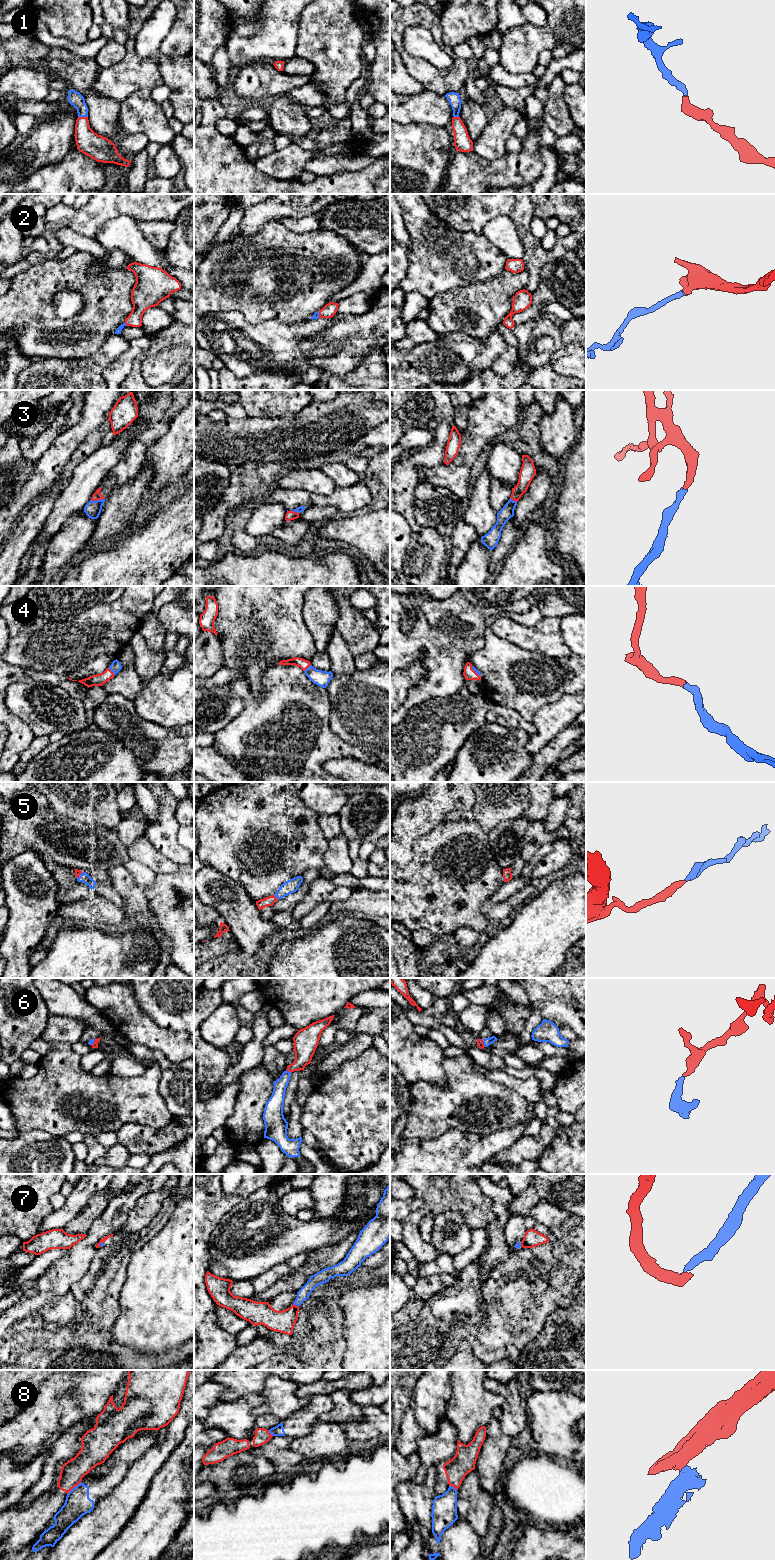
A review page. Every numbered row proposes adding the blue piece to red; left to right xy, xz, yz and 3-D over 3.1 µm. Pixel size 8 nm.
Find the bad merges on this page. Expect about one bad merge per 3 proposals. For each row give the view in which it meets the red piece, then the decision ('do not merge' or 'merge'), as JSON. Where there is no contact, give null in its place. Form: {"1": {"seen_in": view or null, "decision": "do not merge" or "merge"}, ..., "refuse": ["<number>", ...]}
{"1": {"seen_in": "xy", "decision": "merge"}, "2": {"seen_in": "xy", "decision": "merge"}, "3": {"seen_in": "xy", "decision": "merge"}, "4": {"seen_in": "xy", "decision": "merge"}, "5": {"seen_in": "xz", "decision": "merge"}, "6": {"seen_in": "xz", "decision": "merge"}, "7": {"seen_in": "xz", "decision": "merge"}, "8": {"seen_in": "xy", "decision": "do not merge"}, "refuse": ["8"]}

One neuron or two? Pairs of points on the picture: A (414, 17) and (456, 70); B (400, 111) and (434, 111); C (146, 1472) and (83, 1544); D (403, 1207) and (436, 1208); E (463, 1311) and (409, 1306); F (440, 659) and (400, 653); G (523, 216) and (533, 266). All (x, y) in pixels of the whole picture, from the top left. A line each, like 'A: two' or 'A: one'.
A: one
B: one
C: one
D: two
E: two
F: one
G: one

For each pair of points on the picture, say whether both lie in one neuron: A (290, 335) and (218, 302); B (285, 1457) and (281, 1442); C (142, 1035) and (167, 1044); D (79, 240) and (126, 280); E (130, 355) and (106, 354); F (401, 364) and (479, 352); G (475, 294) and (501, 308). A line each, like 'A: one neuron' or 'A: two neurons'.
A: two neurons
B: one neuron
C: one neuron
D: two neurons
E: two neurons
F: one neuron
G: one neuron

